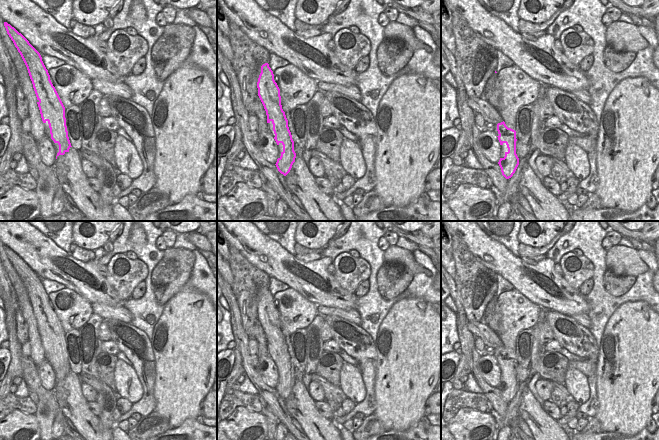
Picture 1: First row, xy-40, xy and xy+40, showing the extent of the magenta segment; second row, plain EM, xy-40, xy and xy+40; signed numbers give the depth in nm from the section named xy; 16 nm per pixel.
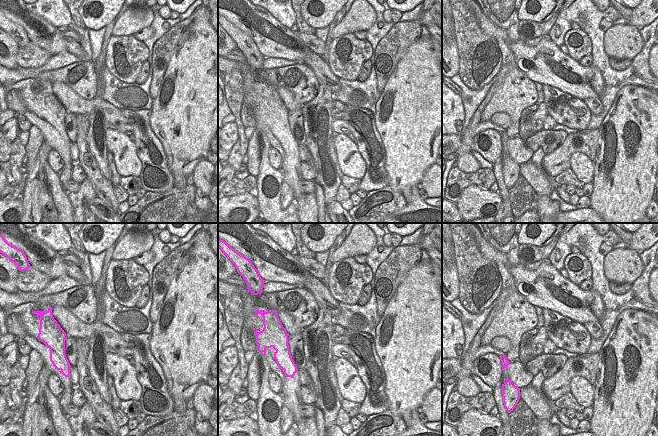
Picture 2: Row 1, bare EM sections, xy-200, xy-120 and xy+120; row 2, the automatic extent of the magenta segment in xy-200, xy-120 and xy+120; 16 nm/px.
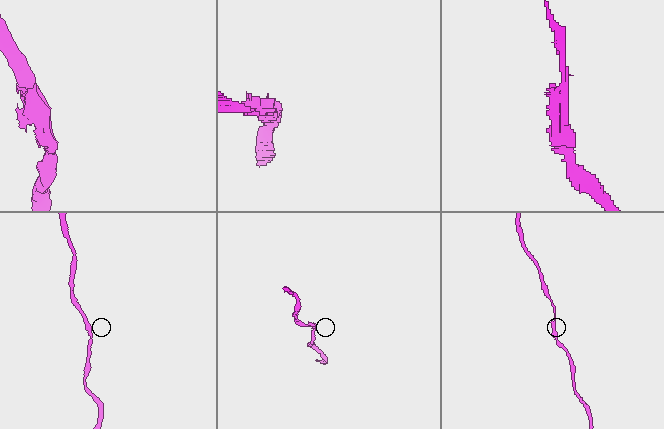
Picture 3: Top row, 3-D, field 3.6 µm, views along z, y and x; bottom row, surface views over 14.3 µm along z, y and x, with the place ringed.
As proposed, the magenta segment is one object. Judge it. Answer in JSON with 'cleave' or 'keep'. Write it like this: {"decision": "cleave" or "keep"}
{"decision": "keep"}

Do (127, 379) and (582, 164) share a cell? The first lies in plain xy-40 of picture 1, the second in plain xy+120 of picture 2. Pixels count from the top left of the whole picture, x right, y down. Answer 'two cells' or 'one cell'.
one cell

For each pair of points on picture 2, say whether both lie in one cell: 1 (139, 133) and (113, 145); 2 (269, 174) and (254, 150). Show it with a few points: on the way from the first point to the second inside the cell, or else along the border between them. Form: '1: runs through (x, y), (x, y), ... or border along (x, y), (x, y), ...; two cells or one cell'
1: border along (132, 141), (135, 146), (136, 155), (141, 163); two cells
2: border along (259, 137), (260, 165), (259, 173), (256, 177); two cells

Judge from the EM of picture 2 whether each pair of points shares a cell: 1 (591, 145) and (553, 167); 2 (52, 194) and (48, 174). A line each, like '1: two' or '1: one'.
1: one
2: one

